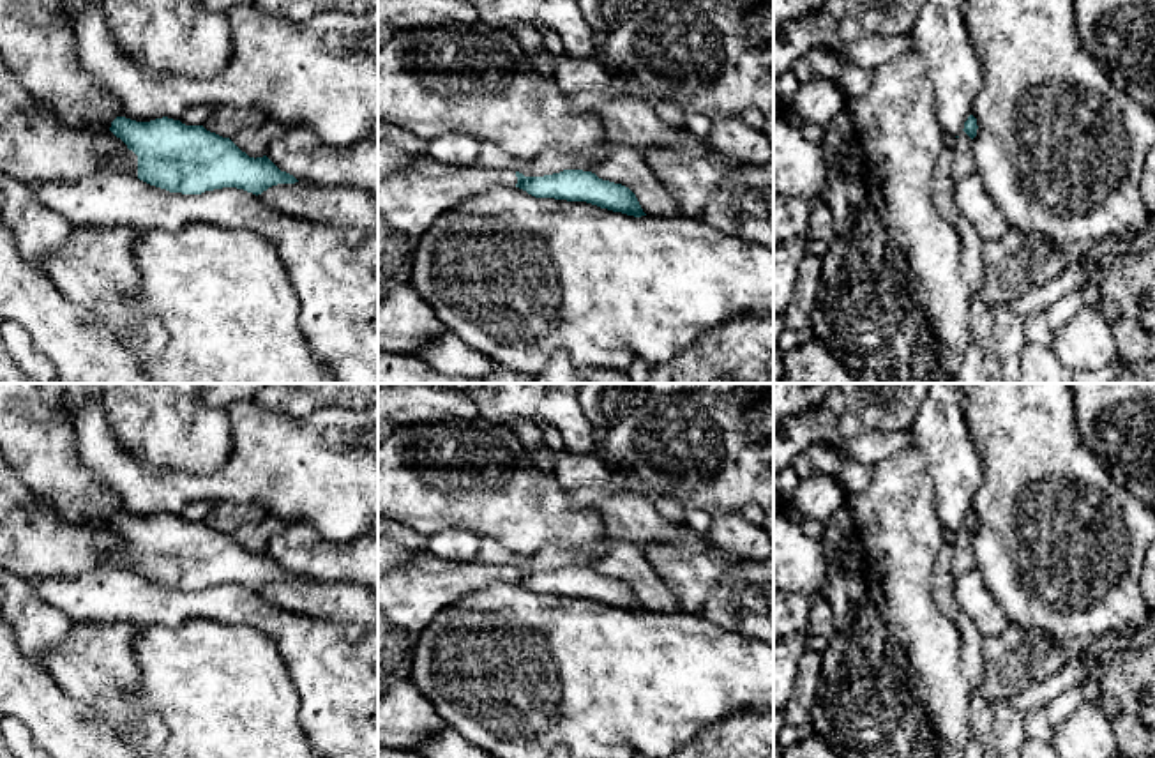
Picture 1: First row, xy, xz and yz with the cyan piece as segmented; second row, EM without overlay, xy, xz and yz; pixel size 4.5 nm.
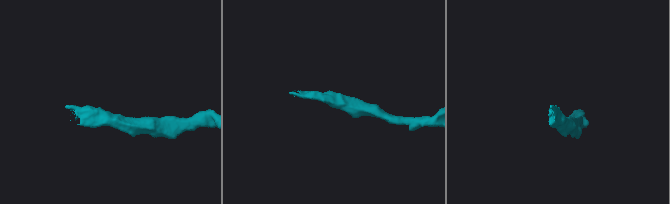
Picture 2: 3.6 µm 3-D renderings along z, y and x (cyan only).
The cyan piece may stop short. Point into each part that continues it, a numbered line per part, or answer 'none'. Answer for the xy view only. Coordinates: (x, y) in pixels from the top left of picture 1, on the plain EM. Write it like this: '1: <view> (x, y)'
1: xy (32, 541)

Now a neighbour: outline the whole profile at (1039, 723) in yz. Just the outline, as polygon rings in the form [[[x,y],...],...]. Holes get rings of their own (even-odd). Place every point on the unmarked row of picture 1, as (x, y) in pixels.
[[[1072,686],[1044,703],[1024,714],[1024,730],[1028,739],[1053,742],[1054,730],[1083,703],[1086,701],[1081,686]]]

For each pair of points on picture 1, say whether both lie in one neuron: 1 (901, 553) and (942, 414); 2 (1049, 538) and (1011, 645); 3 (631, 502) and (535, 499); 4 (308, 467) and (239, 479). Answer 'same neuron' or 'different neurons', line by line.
1: different neurons
2: different neurons
3: different neurons
4: same neuron

